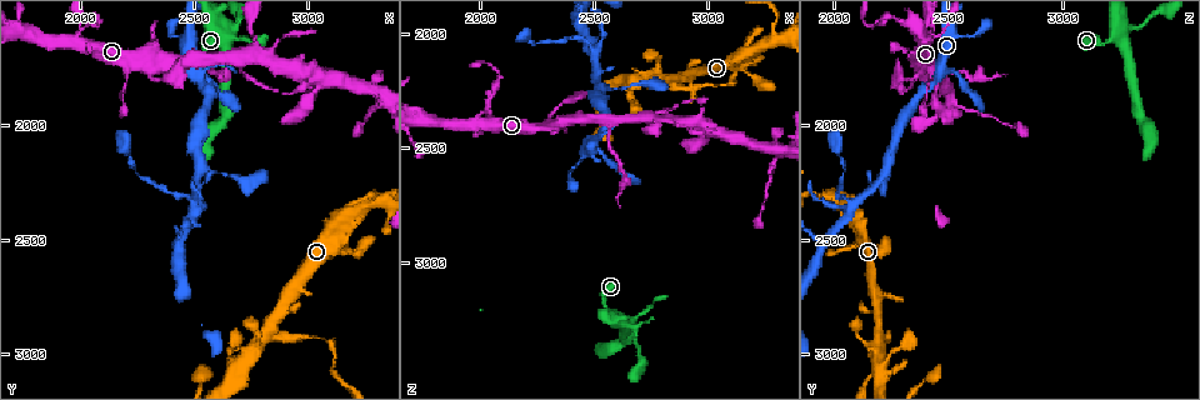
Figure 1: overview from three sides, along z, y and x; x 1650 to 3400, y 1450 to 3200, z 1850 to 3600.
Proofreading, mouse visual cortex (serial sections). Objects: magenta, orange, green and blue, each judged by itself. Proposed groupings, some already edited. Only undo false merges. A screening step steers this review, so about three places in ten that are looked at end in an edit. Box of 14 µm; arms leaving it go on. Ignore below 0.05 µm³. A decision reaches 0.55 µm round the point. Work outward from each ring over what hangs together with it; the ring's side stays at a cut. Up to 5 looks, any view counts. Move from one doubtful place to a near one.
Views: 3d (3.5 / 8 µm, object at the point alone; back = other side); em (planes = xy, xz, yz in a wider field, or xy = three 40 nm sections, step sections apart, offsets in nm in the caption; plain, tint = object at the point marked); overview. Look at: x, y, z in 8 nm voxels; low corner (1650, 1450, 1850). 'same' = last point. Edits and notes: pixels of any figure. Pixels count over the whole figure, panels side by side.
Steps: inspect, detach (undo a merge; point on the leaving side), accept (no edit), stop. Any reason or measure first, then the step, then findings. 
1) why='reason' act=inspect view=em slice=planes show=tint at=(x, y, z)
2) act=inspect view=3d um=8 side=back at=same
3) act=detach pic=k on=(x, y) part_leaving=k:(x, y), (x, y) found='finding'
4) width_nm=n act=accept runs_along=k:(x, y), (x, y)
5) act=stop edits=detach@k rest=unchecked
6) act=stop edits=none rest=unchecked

why='abrupt turn' act=inspect view=3d um=3.5 side=back at=(2760, 1700, 2360)

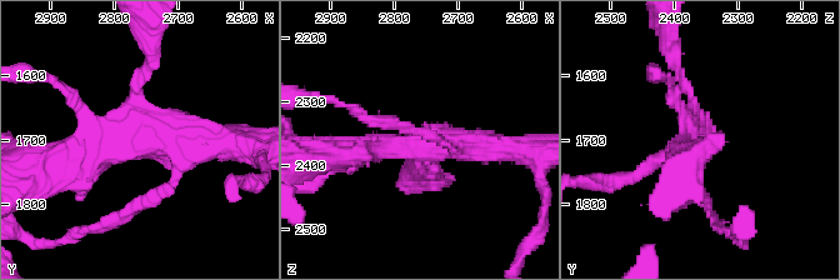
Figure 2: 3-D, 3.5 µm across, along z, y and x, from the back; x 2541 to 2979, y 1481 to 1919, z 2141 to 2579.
why='now the EM' act=inspect view=em slice=xy step=2 show=tint at=(2745, 1705, 2370)

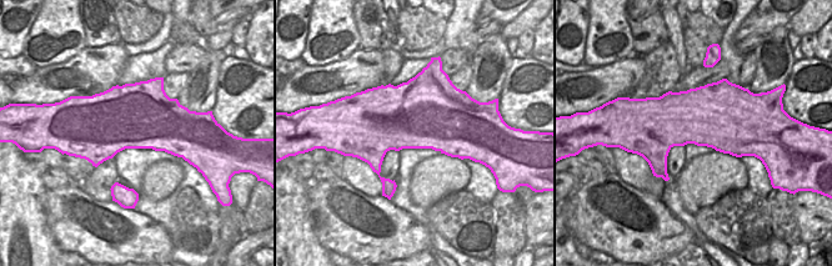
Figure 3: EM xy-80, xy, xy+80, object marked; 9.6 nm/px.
arm_widths_nm=150,150,350,350 act=accept found='one cell here'

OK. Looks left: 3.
why='abrupt turn' act=inspect view=3d um=3.5 side=back at=(2840, 2900, 2200)

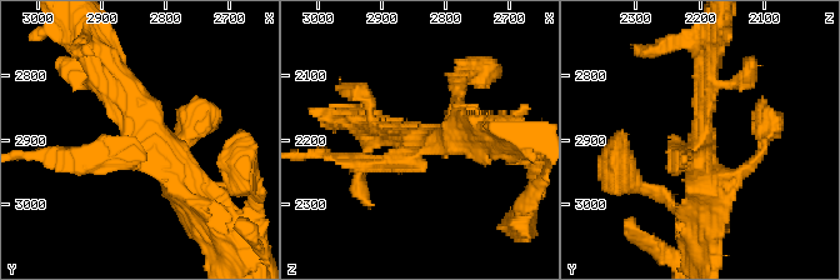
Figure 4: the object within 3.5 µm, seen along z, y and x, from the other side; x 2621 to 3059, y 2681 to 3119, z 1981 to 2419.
arms=3 arm_widths_nm=250,300,450 act=inspect view=em slice=planes show=tint at=(2825, 2900, 2200)

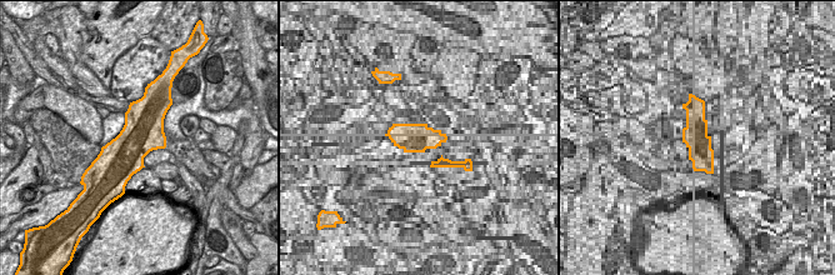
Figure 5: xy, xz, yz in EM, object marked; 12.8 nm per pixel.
act=detach pic=4 on=(96, 145) part_leaving=4:(139, 154), (35, 158) found='two cells meet here'

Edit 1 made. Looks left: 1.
act=stop edits=detach@4 rest=unchecked

